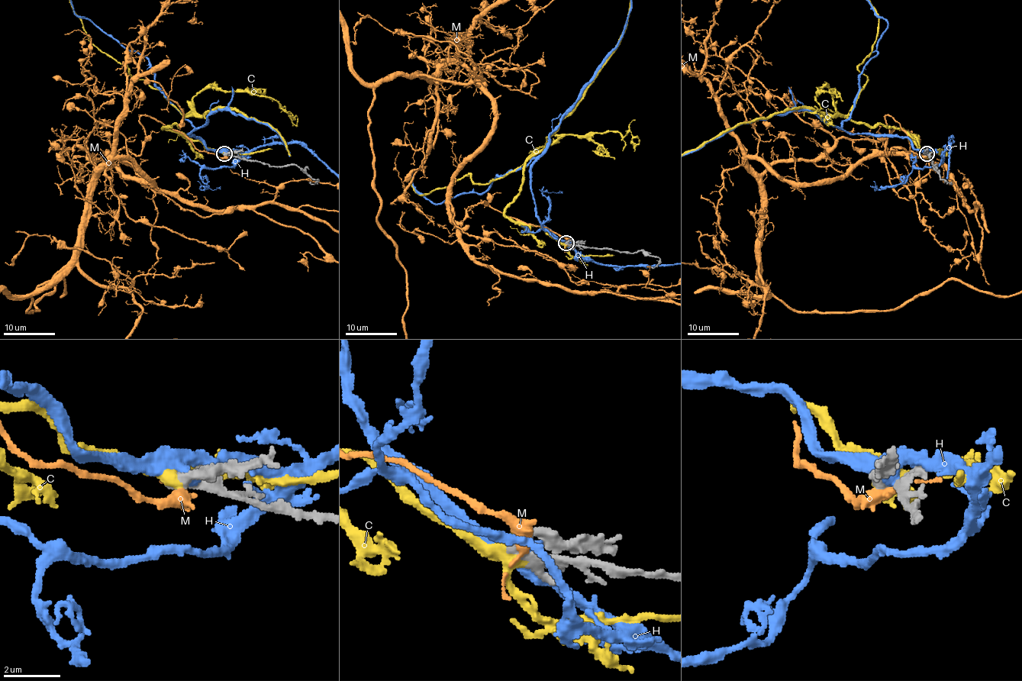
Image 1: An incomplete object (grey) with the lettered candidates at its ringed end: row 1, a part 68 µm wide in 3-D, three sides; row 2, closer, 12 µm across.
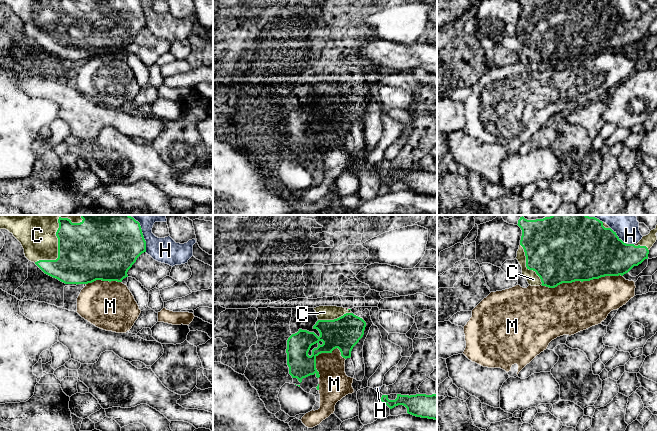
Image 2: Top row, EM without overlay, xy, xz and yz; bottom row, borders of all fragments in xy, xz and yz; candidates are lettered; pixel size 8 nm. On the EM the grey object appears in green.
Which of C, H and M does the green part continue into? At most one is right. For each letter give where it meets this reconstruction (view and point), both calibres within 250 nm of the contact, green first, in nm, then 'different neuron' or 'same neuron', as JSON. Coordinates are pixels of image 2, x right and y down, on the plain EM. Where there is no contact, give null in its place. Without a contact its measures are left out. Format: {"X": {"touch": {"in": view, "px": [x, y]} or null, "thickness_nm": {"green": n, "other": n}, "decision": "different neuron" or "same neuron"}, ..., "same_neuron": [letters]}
{"C": {"touch": {"in": "xy", "px": [58, 28]}, "thickness_nm": {"green": 460, "other": 280}, "decision": "same neuron"}, "H": {"touch": {"in": "xy", "px": [143, 14]}, "thickness_nm": {"green": 400, "other": 200}, "decision": "different neuron"}, "M": {"touch": {"in": "yz", "px": [581, 57]}, "thickness_nm": {"green": 460, "other": 400}, "decision": "different neuron"}, "same_neuron": ["C"]}

